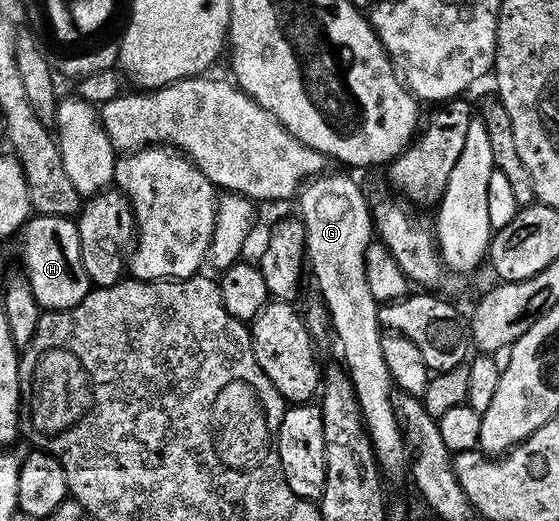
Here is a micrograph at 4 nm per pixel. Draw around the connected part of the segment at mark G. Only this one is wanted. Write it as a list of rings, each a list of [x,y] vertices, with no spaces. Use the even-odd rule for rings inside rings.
[[[325,172],[313,177],[301,188],[298,194],[300,201],[299,220],[304,225],[304,248],[306,265],[312,268],[312,277],[320,288],[319,300],[328,311],[331,332],[336,332],[336,341],[340,344],[340,353],[344,356],[343,368],[352,381],[356,392],[356,401],[360,404],[360,414],[364,418],[372,447],[376,450],[379,464],[385,470],[396,469],[405,464],[404,435],[392,406],[394,386],[392,376],[386,367],[386,359],[382,355],[382,330],[378,319],[378,302],[370,295],[370,283],[366,283],[366,251],[374,240],[374,222],[370,201],[364,198],[360,185],[352,177],[344,173]]]

